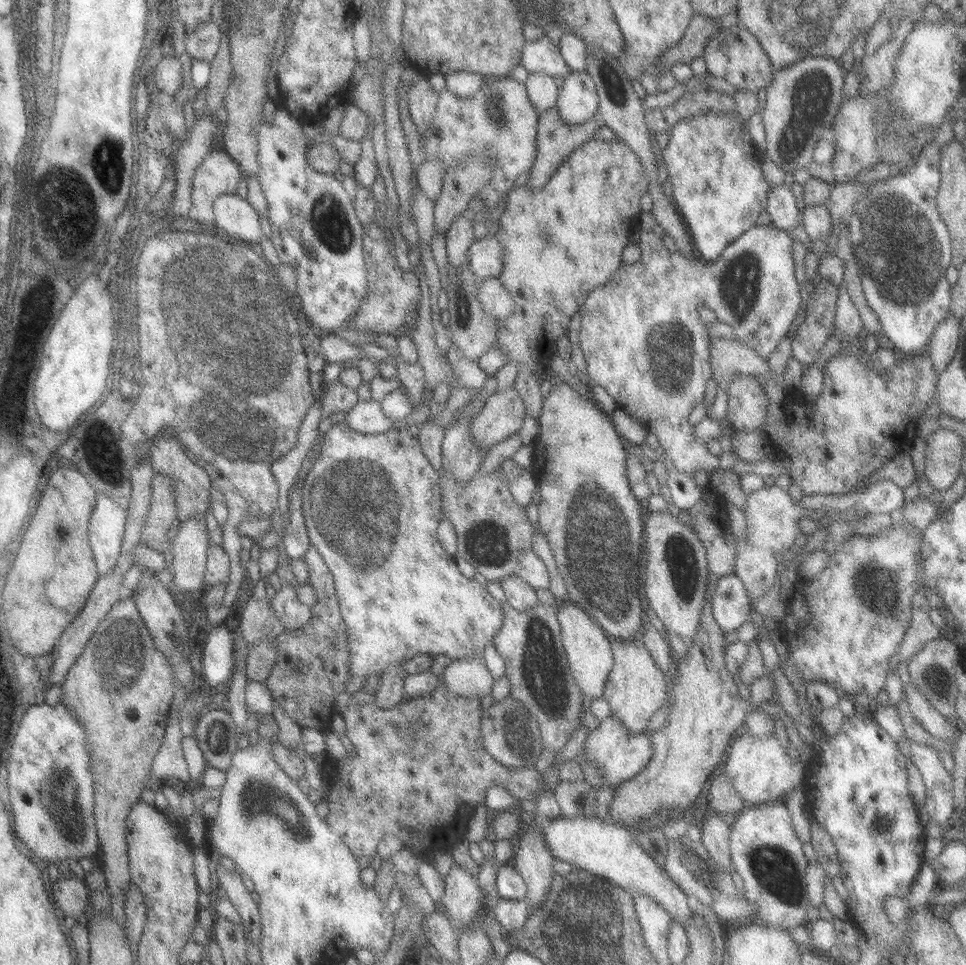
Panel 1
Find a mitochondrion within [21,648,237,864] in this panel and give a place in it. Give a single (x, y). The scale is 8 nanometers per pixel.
(62, 796)

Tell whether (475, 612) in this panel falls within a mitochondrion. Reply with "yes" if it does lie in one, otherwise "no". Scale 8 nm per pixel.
no

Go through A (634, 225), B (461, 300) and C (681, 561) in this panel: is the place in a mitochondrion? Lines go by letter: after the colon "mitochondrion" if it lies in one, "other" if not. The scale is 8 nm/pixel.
A: other
B: other
C: mitochondrion

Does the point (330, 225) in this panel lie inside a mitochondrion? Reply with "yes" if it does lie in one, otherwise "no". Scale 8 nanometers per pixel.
yes

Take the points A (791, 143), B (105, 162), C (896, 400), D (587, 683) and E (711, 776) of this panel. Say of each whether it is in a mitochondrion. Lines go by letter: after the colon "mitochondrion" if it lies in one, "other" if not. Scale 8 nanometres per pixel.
A: mitochondrion
B: mitochondrion
C: other
D: other
E: other

